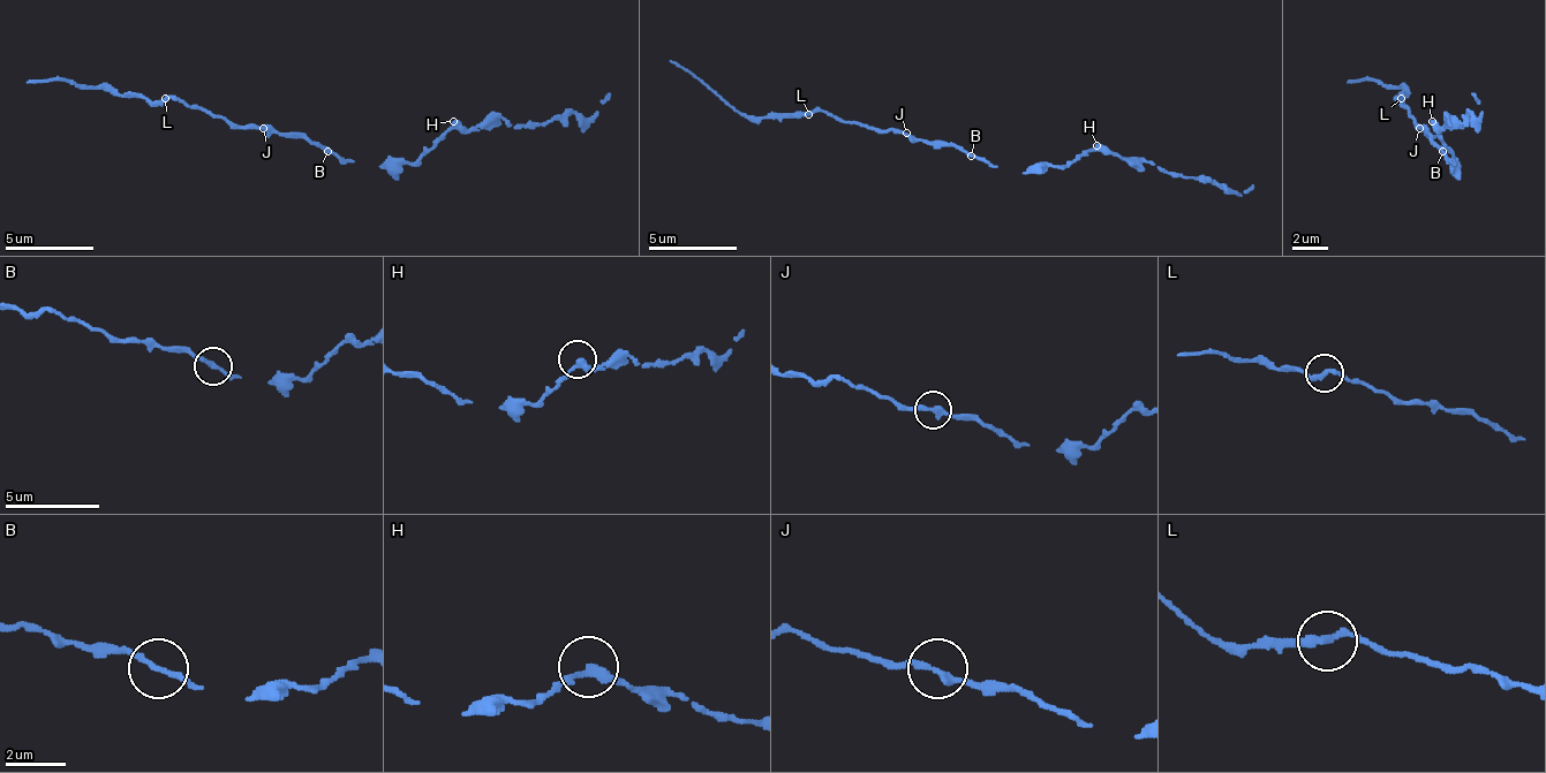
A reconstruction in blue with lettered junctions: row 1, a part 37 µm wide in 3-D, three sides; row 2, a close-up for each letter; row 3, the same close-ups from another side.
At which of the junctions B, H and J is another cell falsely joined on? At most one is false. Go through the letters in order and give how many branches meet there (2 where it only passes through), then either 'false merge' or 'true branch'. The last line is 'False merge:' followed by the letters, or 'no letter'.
B: branches 2; true branch
H: branches 2; true branch
J: branches 2; true branch
False merge: no letter

